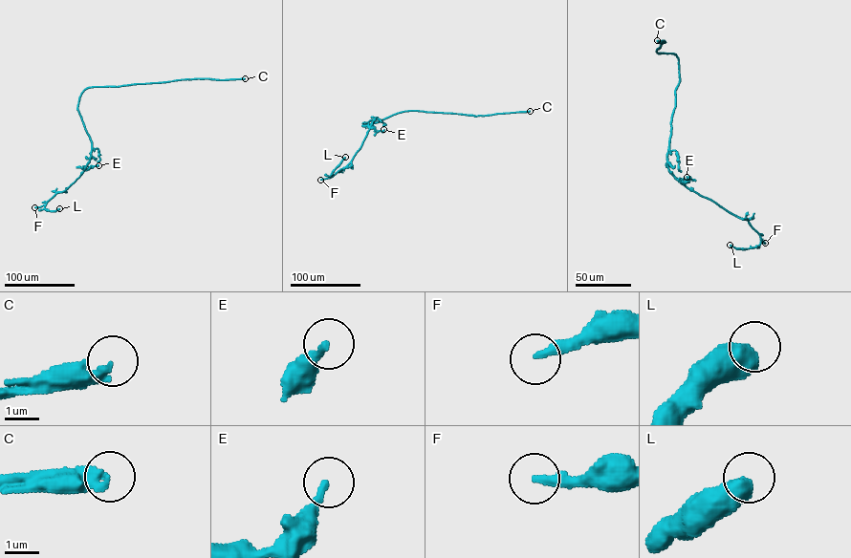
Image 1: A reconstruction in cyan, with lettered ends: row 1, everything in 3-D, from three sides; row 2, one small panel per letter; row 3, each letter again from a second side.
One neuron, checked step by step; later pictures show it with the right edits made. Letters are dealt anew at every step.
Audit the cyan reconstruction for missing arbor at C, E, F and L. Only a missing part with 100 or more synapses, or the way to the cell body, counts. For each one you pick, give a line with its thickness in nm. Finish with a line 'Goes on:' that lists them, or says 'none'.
C: calibre 320 nm
Goes on: C

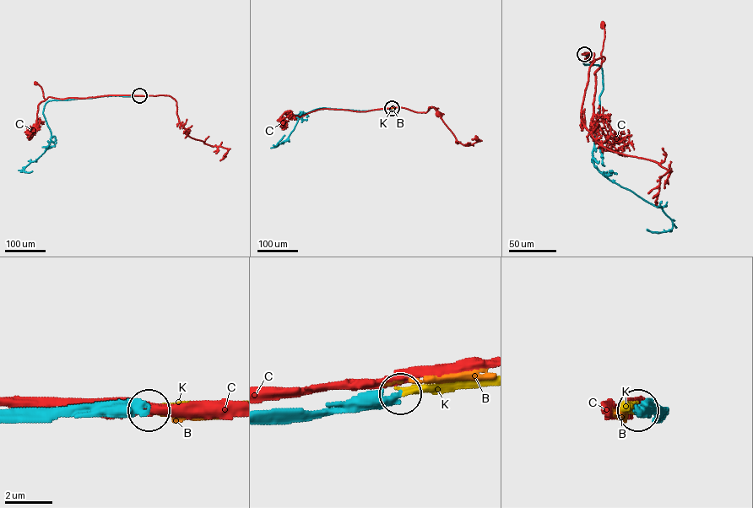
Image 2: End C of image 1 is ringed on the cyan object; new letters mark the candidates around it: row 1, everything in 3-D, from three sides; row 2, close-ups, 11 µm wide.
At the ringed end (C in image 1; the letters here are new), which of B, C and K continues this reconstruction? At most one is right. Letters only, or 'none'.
K

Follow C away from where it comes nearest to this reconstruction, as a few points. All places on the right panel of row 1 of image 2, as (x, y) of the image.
C: (583, 54), (592, 52), (585, 59), (588, 62), (604, 56), (604, 60), (601, 62), (603, 24)

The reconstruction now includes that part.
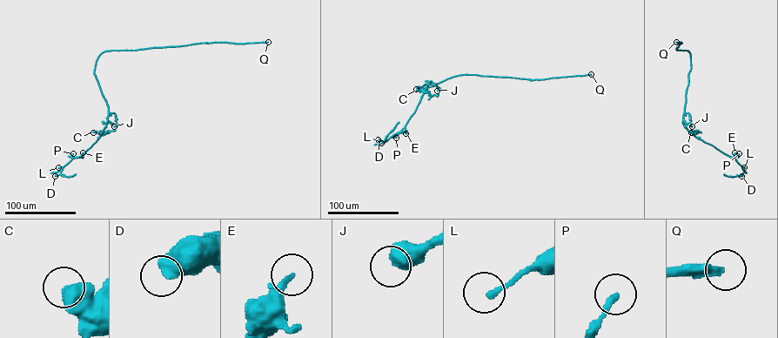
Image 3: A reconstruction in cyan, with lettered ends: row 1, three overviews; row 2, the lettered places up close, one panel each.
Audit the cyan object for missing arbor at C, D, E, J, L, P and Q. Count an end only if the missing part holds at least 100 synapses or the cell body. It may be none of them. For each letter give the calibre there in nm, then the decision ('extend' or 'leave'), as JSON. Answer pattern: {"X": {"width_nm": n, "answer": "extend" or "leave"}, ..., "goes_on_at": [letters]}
{"C": {"width_nm": 700, "answer": "leave"}, "D": {"width_nm": 600, "answer": "leave"}, "E": {"width_nm": 240, "answer": "leave"}, "J": {"width_nm": 650, "answer": "leave"}, "L": {"width_nm": 200, "answer": "leave"}, "P": {"width_nm": 240, "answer": "leave"}, "Q": {"width_nm": 320, "answer": "extend"}, "goes_on_at": ["Q"]}

